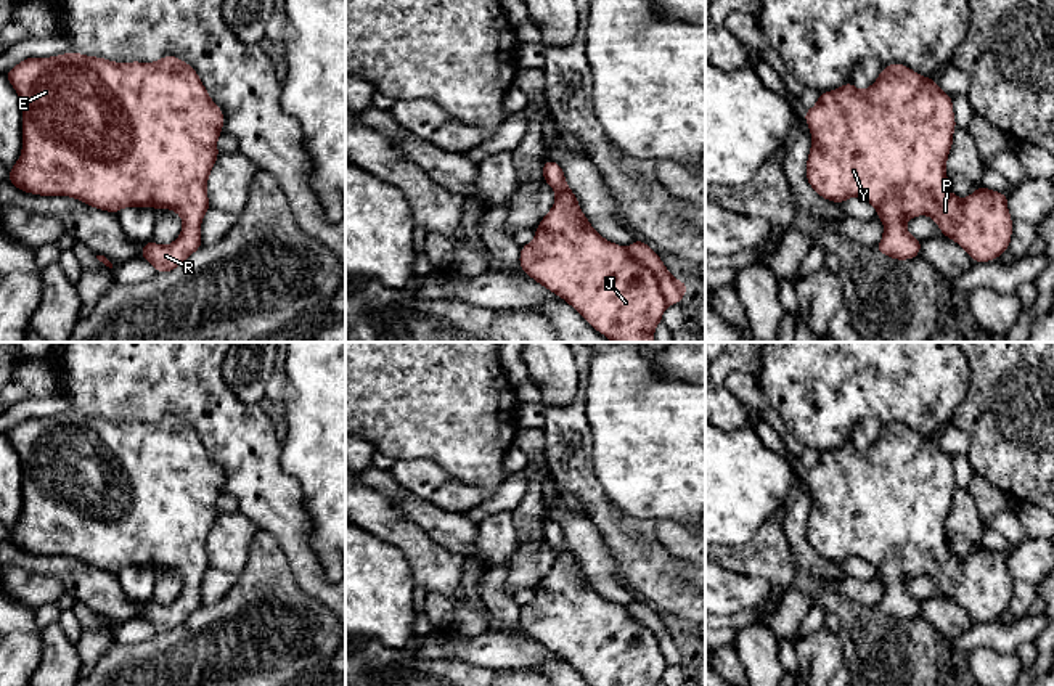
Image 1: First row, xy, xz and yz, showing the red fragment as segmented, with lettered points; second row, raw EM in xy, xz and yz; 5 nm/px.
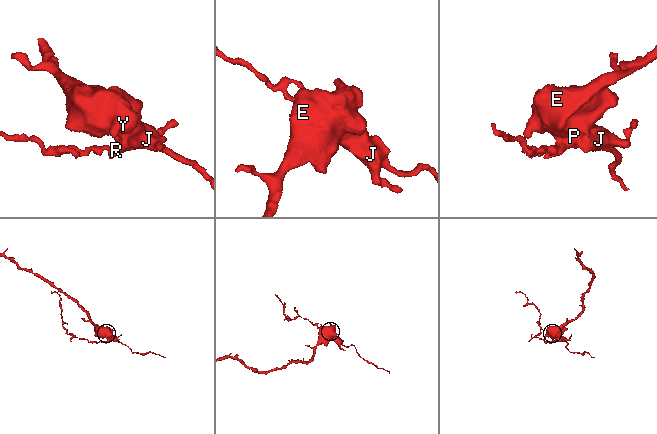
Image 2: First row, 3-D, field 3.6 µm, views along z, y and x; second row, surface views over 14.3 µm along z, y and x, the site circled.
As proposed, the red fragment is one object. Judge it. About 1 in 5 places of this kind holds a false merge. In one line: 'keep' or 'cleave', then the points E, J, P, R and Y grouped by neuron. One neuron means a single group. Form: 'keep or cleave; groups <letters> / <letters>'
keep; groups E J P R Y

